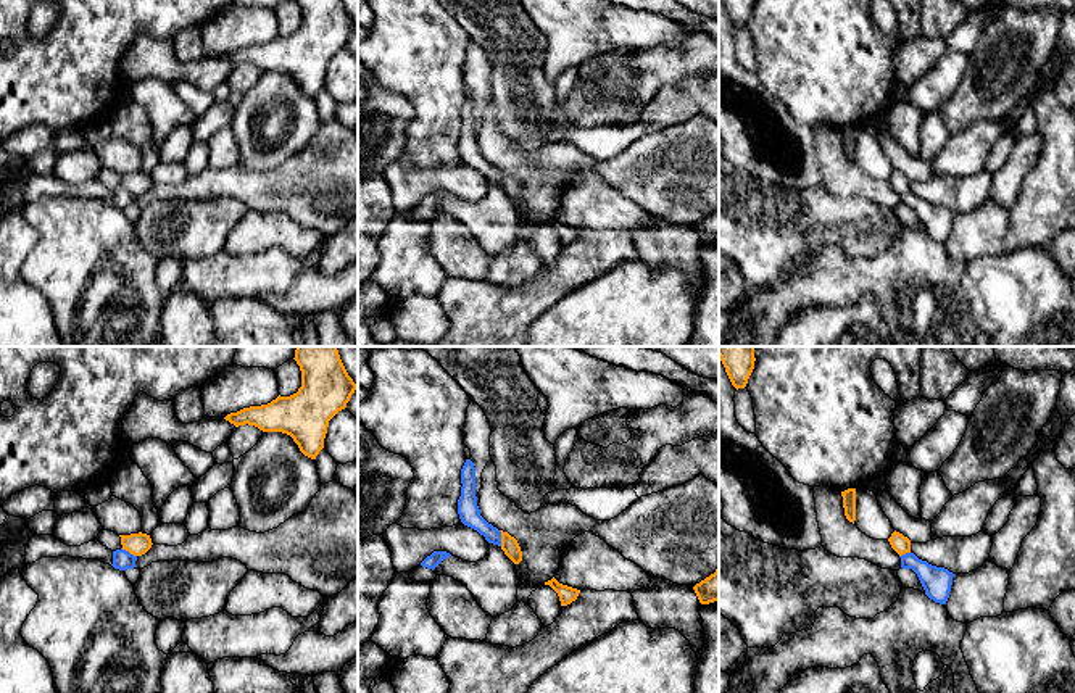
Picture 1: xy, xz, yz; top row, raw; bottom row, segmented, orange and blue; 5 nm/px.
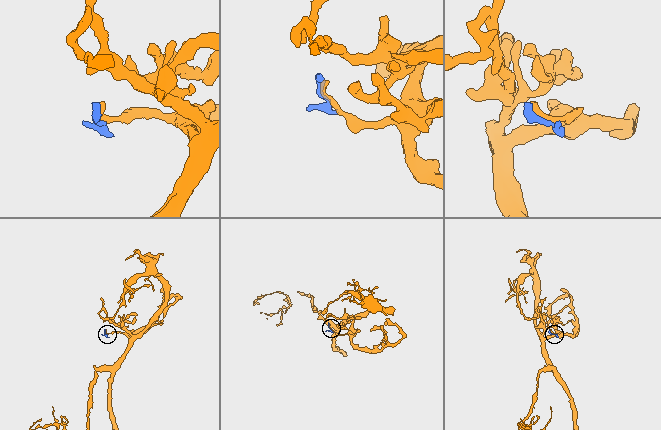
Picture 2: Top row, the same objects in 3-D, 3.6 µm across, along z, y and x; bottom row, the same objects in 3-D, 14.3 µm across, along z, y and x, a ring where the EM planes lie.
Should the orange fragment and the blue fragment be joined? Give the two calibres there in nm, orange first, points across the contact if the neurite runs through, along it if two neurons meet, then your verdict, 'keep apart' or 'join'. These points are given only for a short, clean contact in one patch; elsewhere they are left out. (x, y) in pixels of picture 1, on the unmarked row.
90/110 nm | along xz (498, 170), (502, 184) | keep apart

